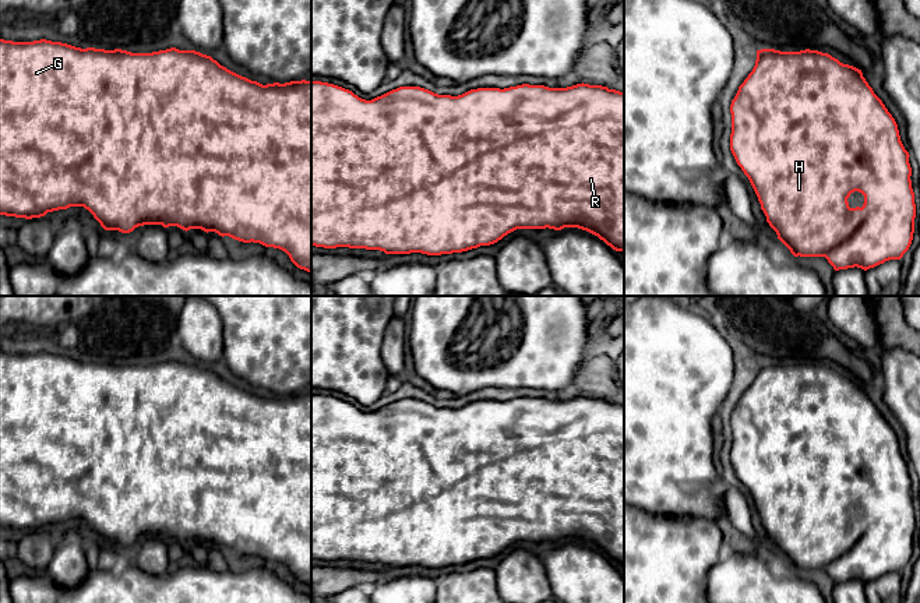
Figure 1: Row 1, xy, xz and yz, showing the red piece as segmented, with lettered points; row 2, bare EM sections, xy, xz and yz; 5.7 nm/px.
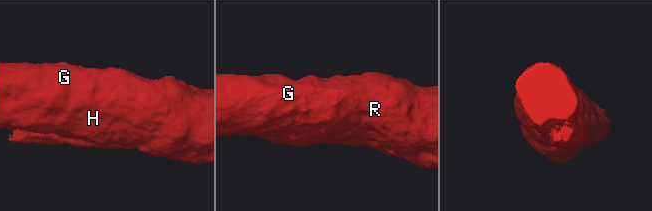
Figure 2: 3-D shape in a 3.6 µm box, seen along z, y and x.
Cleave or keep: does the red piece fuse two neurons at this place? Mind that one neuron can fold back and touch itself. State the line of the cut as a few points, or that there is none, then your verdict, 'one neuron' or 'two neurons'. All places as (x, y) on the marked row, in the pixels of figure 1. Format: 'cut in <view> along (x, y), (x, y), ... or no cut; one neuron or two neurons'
no cut; one neuron

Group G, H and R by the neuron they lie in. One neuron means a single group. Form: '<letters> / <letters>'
G H R

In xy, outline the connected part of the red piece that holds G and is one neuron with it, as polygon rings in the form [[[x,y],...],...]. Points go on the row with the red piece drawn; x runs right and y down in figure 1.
[[[0,39],[0,215],[32,219],[70,207],[88,209],[105,230],[130,233],[138,226],[162,225],[260,243],[285,251],[297,268],[311,272],[311,81],[262,85],[228,70],[211,56],[176,47],[131,53],[121,49],[81,49],[46,39]]]

